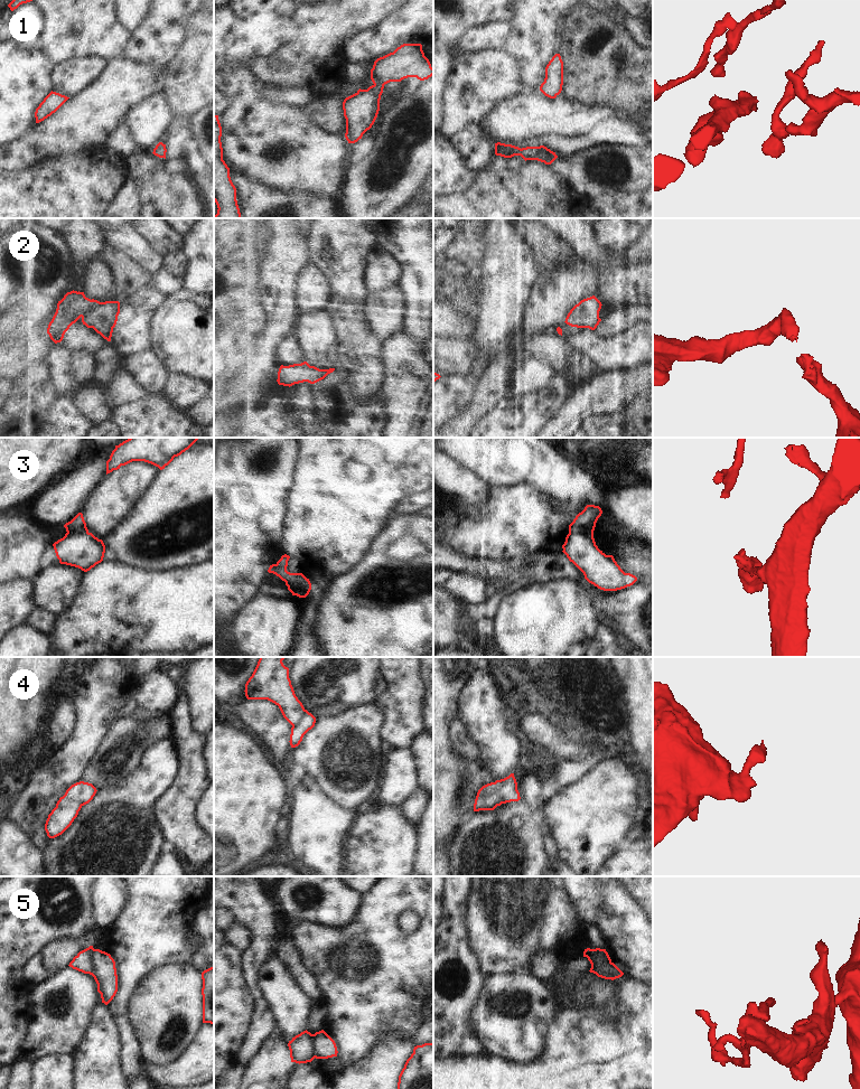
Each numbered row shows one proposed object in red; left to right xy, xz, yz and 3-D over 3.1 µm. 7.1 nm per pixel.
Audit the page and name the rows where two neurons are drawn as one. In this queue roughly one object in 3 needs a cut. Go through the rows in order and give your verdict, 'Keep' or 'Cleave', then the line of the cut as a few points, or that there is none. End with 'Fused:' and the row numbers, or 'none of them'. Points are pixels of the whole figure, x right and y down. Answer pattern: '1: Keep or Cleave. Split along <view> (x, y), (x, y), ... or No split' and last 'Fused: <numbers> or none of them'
1: Keep. No split
2: Keep. No split
3: Cleave. Split along yz (592, 532), (573, 532), (569, 534)
4: Keep. No split
5: Cleave. Split along xy (94, 949), (92, 972), (90, 974)
Fused: 3, 5.

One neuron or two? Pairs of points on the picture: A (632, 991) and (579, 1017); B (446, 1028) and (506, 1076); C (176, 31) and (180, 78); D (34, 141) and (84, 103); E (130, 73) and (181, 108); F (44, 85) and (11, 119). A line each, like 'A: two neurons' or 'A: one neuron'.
A: one neuron
B: two neurons
C: two neurons
D: one neuron
E: two neurons
F: one neuron

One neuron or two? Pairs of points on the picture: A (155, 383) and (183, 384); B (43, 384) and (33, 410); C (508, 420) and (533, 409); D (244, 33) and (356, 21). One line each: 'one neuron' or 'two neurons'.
A: two neurons
B: one neuron
C: one neuron
D: two neurons

